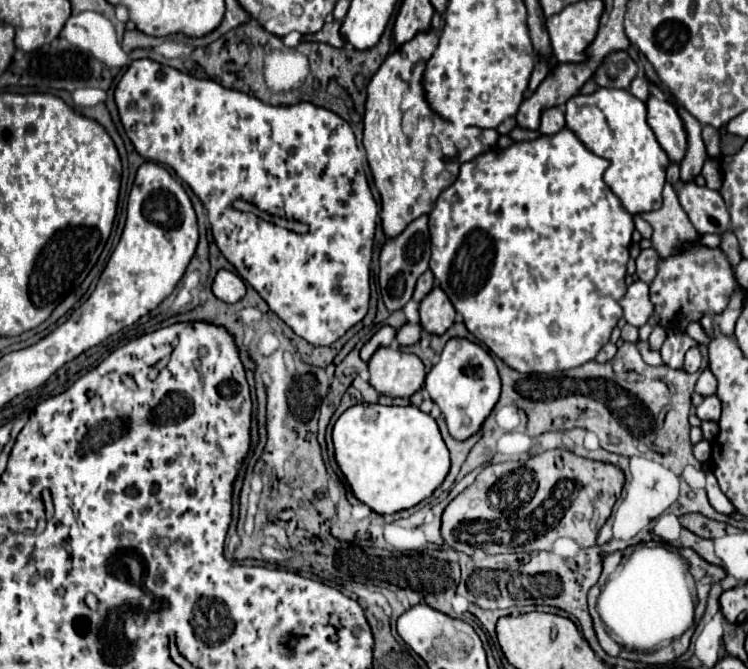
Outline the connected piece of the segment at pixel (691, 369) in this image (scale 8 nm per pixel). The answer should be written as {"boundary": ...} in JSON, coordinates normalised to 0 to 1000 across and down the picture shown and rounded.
{"boundary":[[[921,522],[918,528],[916,528],[916,555],[918,558],[929,558],[929,555],[934,555],[934,549],[937,549],[937,528],[934,528],[934,522]]]}

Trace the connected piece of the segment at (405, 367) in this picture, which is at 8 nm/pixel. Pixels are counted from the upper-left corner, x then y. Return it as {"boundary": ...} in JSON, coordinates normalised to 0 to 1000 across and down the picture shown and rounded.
{"boundary":[[[509,519],[493,537],[493,572],[517,593],[547,596],[568,575],[568,546],[566,540],[536,522]]]}

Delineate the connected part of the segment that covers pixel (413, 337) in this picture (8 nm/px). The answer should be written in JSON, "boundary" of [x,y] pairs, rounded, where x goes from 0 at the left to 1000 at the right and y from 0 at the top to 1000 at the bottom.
{"boundary":[[[541,483],[533,495],[531,495],[531,513],[536,519],[547,519],[547,516],[555,516],[560,507],[563,507],[563,486],[549,486],[549,483]]]}

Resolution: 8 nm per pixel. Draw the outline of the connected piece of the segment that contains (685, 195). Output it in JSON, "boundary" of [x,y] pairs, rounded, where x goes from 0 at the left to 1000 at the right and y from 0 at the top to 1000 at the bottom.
{"boundary":[[[929,274],[910,277],[908,300],[921,321],[926,339],[943,351],[943,348],[972,348],[975,345],[975,318],[969,309],[967,294],[961,286],[953,286],[948,280],[934,280]]]}

